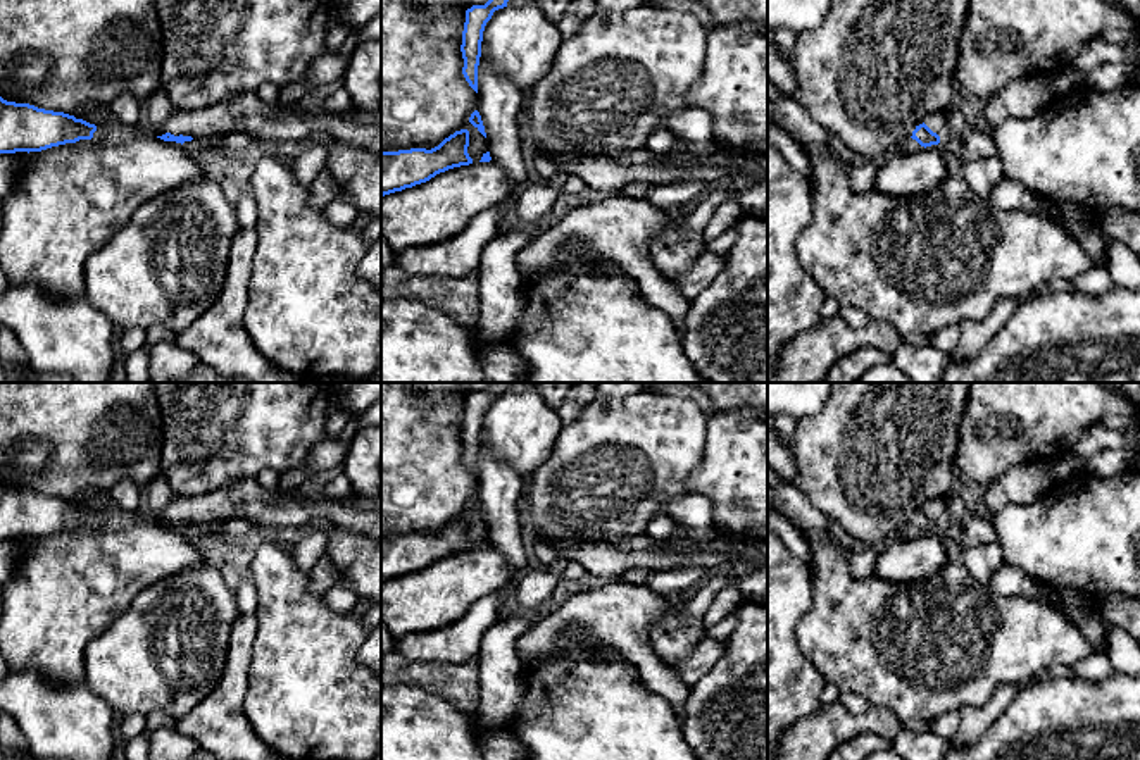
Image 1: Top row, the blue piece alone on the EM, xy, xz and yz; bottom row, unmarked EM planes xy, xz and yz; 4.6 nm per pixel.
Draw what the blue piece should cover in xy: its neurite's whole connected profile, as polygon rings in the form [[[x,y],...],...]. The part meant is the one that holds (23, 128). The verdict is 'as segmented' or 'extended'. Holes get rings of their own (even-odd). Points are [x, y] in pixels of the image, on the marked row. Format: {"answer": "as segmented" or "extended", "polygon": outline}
{"answer": "as segmented", "polygon": [[[0,97],[0,153],[41,152],[91,140],[95,131],[95,124],[74,115],[7,102]]]}

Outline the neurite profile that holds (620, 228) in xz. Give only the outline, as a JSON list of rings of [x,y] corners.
[[[623,195],[576,207],[516,252],[516,272],[526,281],[579,253],[595,252],[617,264],[638,284],[645,300],[671,317],[683,338],[690,302],[654,267],[648,253],[652,240],[666,226],[667,214],[645,198]]]

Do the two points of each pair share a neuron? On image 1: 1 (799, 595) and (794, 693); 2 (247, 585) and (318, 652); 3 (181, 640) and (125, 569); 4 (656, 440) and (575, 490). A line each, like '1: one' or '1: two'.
1: one
2: two
3: two
4: one

